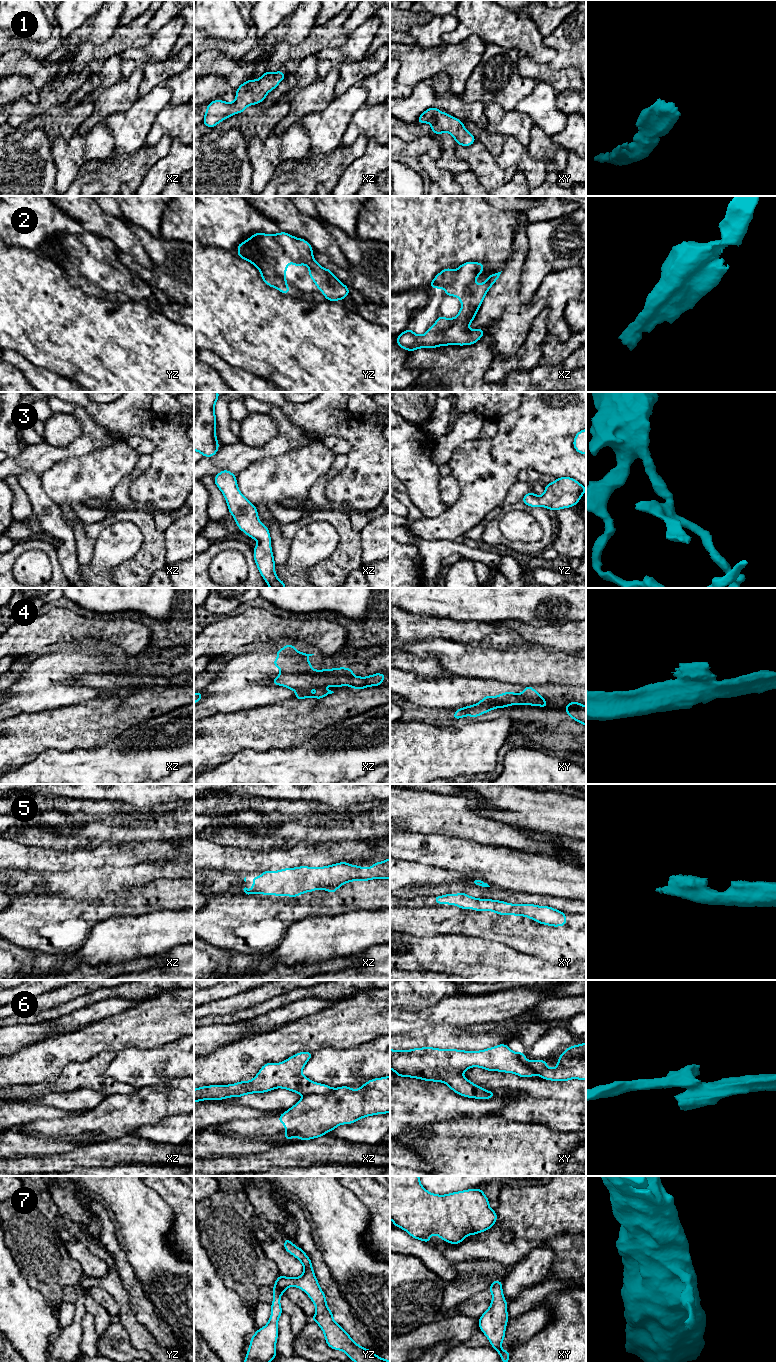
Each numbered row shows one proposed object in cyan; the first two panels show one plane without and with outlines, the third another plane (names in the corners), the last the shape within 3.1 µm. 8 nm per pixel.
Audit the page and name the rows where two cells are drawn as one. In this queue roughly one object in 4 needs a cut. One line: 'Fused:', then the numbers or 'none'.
Fused: 4, 6

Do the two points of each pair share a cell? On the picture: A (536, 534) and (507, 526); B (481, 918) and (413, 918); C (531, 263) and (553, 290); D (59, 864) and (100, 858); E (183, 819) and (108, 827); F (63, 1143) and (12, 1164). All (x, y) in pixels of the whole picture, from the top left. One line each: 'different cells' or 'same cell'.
A: same cell
B: same cell
C: different cells
D: same cell
E: same cell
F: different cells

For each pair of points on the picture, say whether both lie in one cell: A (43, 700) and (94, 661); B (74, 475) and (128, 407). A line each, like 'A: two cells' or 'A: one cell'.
A: one cell
B: two cells

